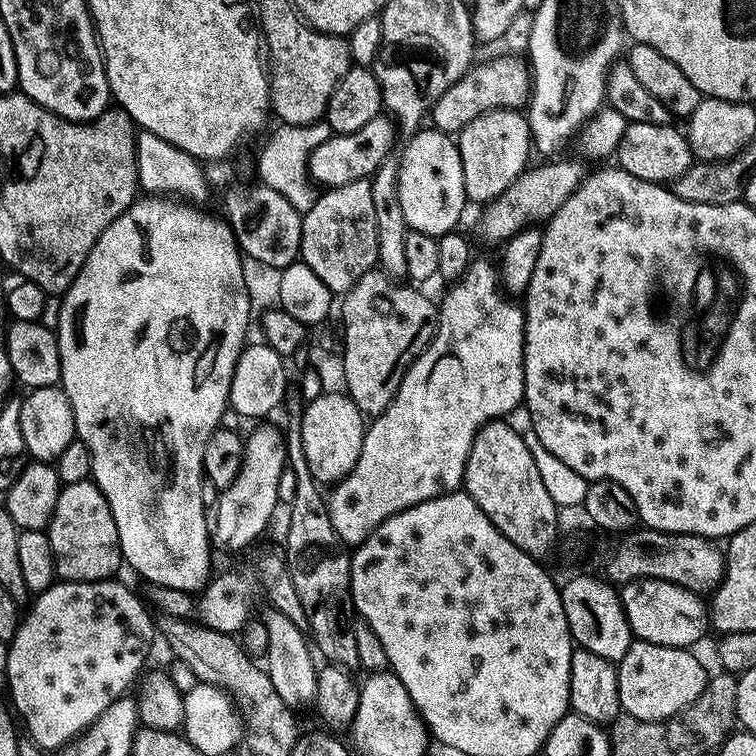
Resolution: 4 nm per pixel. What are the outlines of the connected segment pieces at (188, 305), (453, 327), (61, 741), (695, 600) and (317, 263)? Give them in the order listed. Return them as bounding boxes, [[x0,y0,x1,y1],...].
[[55,198,252,592],[326,259,522,546],[7,579,152,750],[619,580,710,649],[299,180,381,294]]

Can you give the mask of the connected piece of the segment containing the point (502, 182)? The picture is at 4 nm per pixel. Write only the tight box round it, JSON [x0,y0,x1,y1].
[458,108,533,204]

